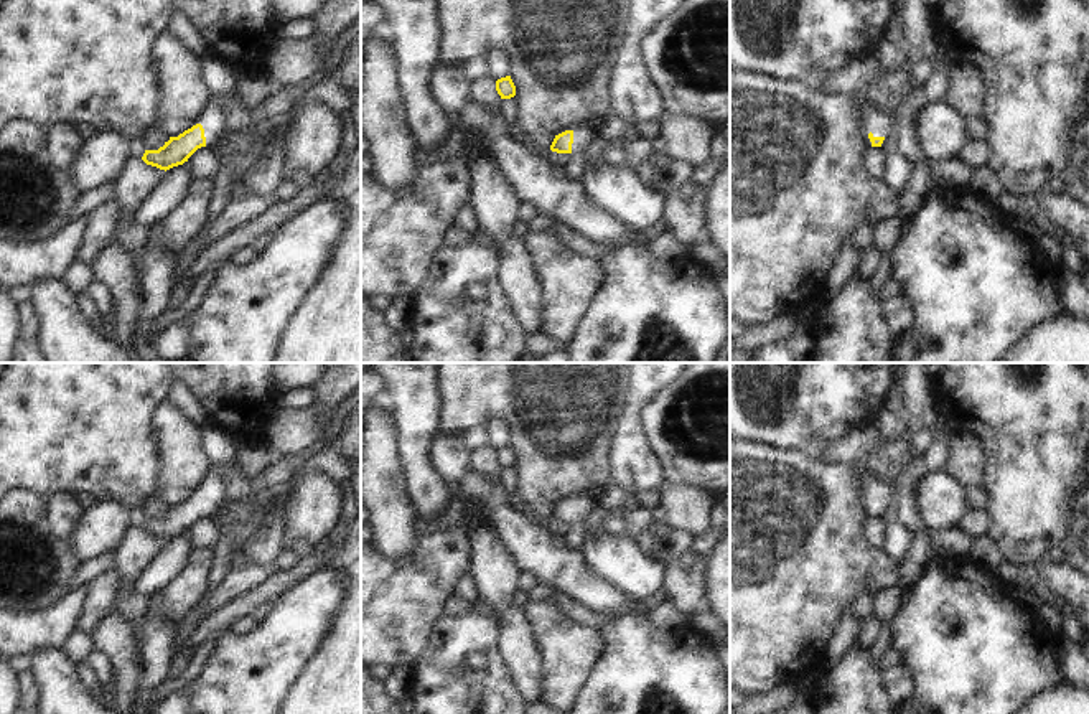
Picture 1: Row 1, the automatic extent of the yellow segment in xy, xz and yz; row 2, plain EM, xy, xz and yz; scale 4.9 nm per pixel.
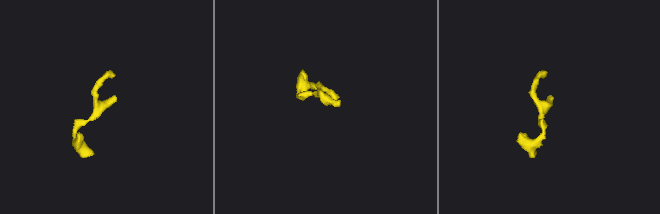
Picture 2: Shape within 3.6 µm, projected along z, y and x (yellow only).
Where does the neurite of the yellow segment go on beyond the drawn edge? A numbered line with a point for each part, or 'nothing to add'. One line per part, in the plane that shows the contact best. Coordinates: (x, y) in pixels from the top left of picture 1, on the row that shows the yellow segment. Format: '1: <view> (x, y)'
1: yz (874, 121)

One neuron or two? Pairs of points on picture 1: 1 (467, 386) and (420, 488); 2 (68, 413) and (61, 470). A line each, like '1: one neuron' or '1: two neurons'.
1: two neurons
2: one neuron

